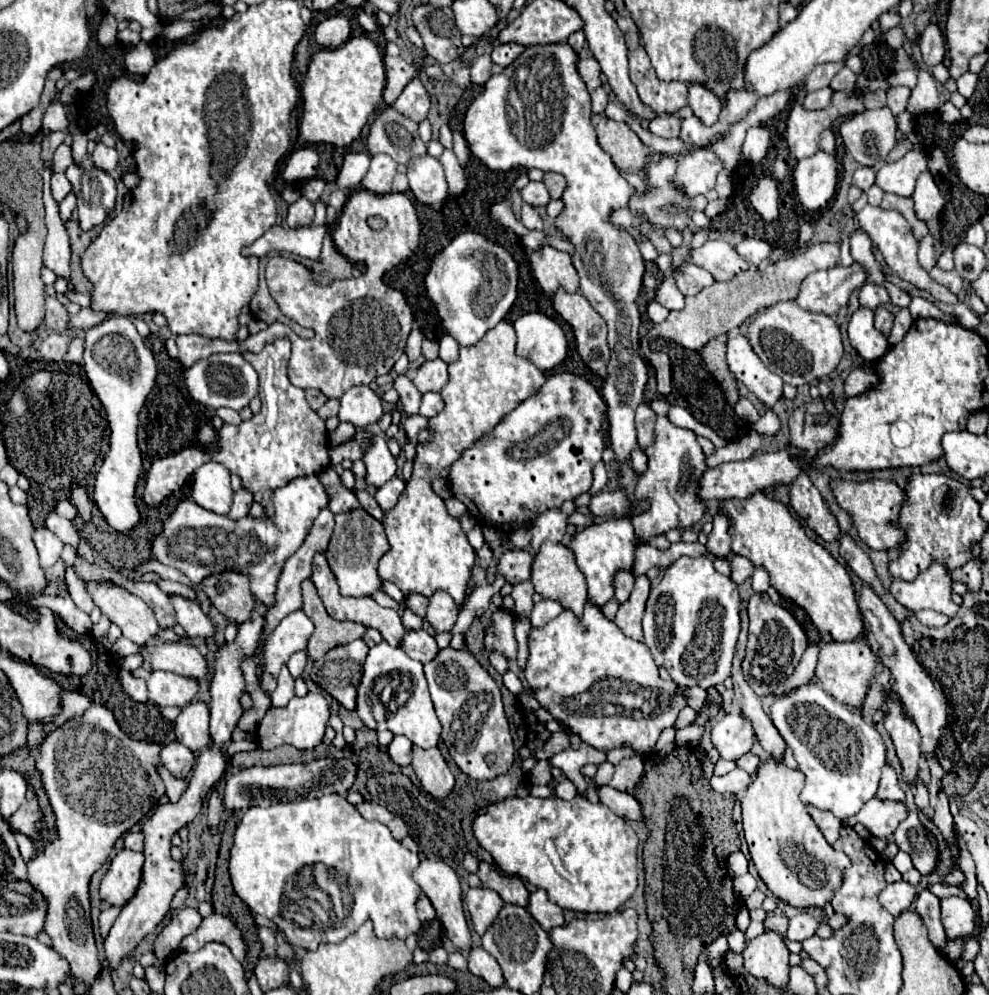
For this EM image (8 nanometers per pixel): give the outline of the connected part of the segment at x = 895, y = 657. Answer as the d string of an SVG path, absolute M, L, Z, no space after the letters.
M862 587L860 593L858 593L858 607L860 607L860 613L862 617L868 621L870 625L870 637L872 641L876 643L876 651L880 651L880 661L882 665L890 667L892 669L892 675L894 675L894 681L892 681L892 687L902 703L902 709L904 713L916 723L920 735L922 735L922 757L928 761L928 767L930 767L930 775L932 775L932 781L928 785L928 791L930 791L930 805L934 807L936 815L934 815L934 823L936 827L942 831L942 835L946 837L946 841L954 847L954 853L958 857L958 849L956 849L956 835L954 835L954 819L950 815L950 809L948 809L948 795L942 791L942 777L944 777L944 769L942 765L938 763L936 759L936 749L938 749L938 741L940 737L944 735L944 729L946 729L946 723L948 723L948 703L946 703L946 697L944 693L934 687L934 681L930 679L930 675L920 667L920 663L916 661L916 657L912 655L910 647L904 643L902 639L902 633L900 633L900 625L896 623L896 619L888 613L886 605L880 601L880 597L870 589L870 587Z

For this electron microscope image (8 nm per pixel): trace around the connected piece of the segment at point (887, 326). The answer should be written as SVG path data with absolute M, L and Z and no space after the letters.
M878 307L876 309L876 329L882 333L882 335L890 335L890 329L892 329L892 321L894 317L884 309L884 307Z

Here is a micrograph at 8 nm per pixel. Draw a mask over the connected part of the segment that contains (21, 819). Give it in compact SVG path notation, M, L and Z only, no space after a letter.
M28 789L28 795L26 795L26 801L22 803L20 811L16 811L16 815L12 815L12 823L10 827L16 829L16 831L22 831L26 837L34 837L34 839L40 839L38 835L38 823L42 819L42 813L40 813L40 807L38 807L38 799L34 795L32 789Z

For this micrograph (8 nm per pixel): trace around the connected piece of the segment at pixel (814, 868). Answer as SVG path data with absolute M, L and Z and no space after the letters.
M768 759L760 765L752 785L742 799L742 819L748 849L760 879L780 901L798 907L824 909L834 891L842 885L844 869L850 859L828 845L814 819L808 815L806 805L800 801L804 775L788 769L782 761Z

